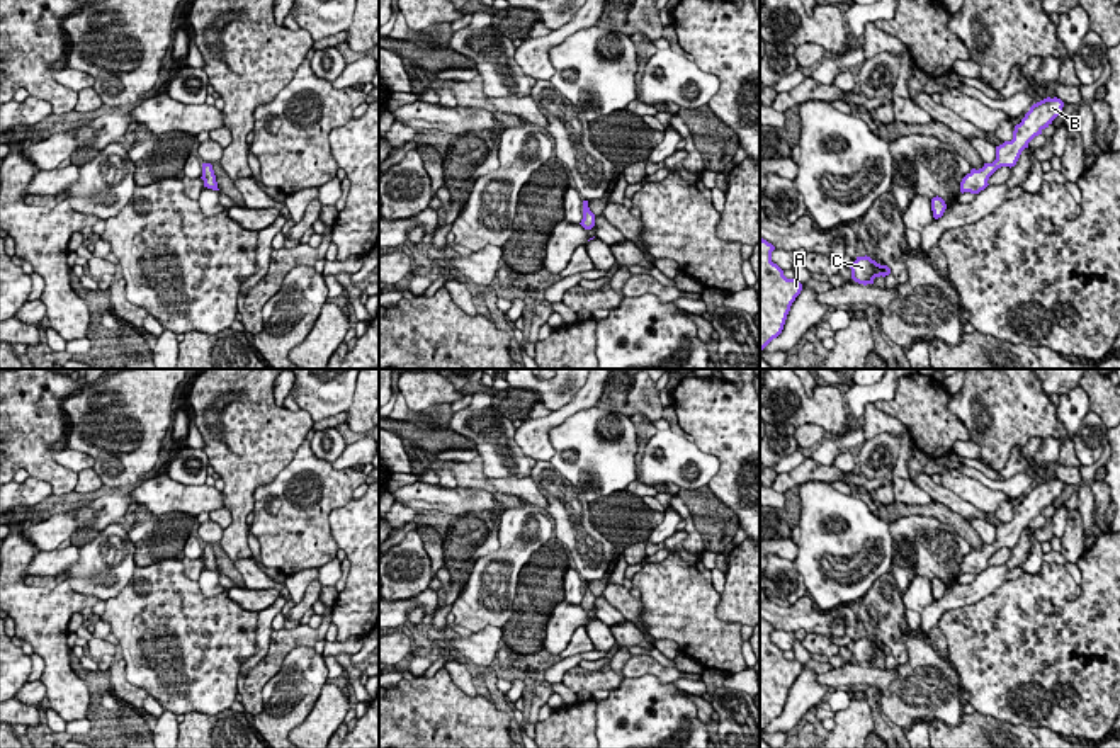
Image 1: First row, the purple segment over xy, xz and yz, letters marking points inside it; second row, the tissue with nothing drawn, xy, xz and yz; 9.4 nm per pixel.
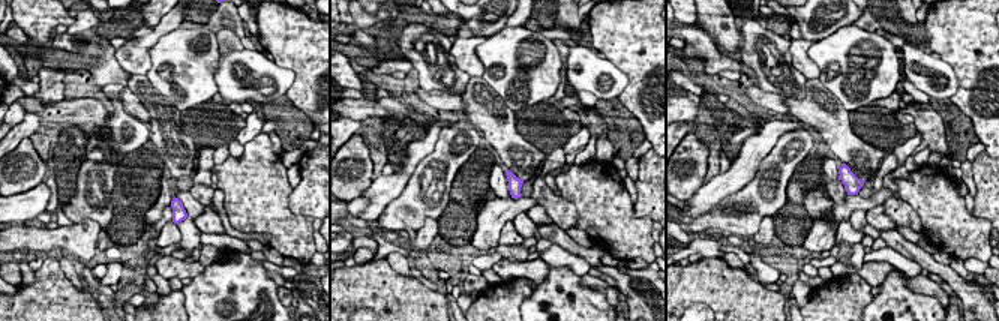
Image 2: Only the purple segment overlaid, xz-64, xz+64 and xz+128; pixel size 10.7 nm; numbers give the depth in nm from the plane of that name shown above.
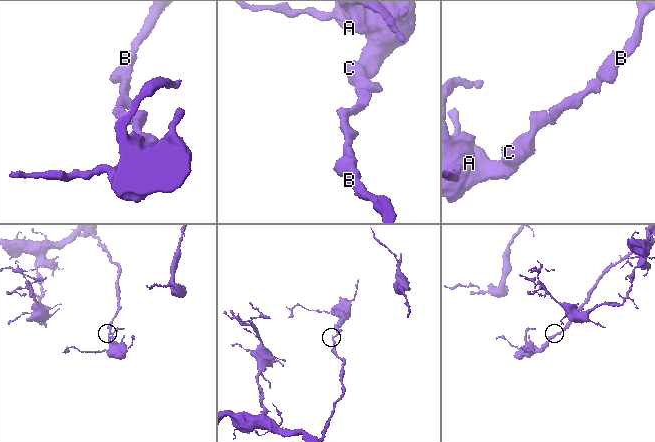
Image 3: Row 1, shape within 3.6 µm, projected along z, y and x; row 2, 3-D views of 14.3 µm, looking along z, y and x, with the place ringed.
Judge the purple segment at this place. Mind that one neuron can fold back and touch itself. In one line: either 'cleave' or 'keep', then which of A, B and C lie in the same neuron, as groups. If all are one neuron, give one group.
keep | A B C

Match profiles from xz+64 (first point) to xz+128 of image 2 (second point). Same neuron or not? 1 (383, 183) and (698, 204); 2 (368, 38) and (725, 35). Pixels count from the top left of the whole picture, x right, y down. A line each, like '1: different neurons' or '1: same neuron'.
1: same neuron
2: different neurons

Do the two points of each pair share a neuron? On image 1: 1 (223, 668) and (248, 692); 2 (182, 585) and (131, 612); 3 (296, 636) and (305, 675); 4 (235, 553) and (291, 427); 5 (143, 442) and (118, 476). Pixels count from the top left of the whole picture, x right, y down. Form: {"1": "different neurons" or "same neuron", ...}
{"1": "different neurons", "2": "same neuron", "3": "different neurons", "4": "same neuron", "5": "same neuron"}

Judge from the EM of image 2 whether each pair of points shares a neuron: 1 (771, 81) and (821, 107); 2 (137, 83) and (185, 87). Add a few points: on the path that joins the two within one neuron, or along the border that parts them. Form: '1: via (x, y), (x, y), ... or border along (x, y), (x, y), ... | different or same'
1: border along (809, 83), (801, 98), (789, 99) | different
2: border along (150, 83), (176, 108) | different

